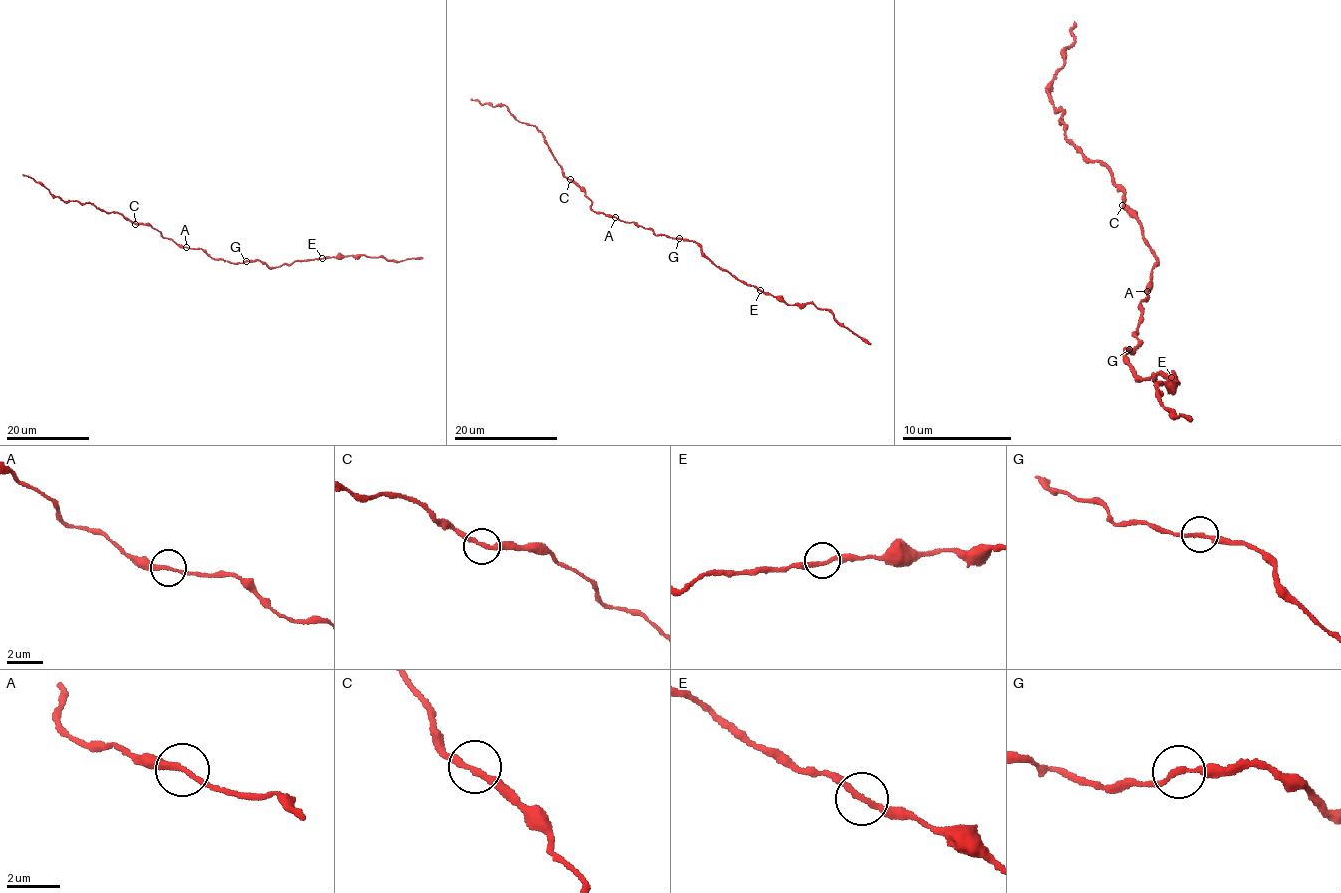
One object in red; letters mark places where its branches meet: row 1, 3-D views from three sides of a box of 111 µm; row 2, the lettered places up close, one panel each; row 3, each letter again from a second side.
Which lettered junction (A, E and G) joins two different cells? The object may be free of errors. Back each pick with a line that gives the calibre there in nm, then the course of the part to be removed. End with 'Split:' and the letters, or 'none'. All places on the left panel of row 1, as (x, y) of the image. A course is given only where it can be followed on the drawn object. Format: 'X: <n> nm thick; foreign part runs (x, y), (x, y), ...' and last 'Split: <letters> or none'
Split: none

